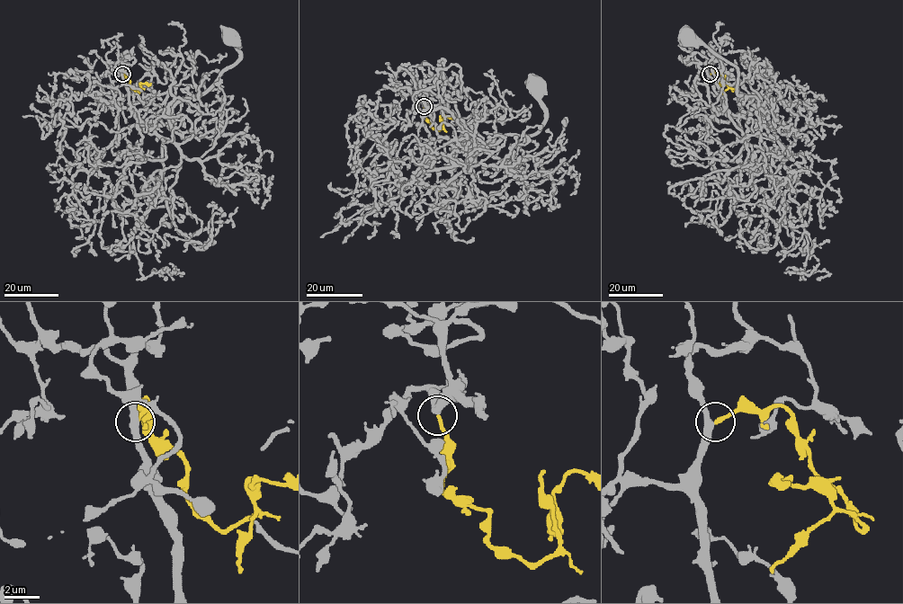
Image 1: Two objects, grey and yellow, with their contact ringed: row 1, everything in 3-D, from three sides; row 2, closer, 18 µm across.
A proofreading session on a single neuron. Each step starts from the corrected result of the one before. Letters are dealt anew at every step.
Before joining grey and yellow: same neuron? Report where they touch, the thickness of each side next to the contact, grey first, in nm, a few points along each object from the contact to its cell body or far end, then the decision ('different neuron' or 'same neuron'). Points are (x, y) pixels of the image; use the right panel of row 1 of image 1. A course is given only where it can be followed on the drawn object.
(710, 74) | 360/200 nm | grey via (710, 75), (710, 102), (735, 118), (742, 133), (765, 124), (761, 112), (737, 93), (737, 68), (687, 38) | yellow via (710, 75), (720, 72), (732, 91), (723, 85) | same neuron

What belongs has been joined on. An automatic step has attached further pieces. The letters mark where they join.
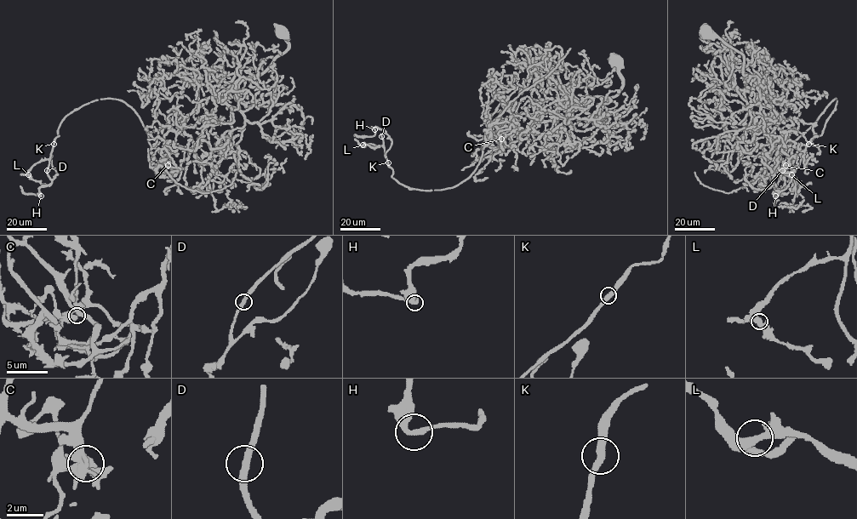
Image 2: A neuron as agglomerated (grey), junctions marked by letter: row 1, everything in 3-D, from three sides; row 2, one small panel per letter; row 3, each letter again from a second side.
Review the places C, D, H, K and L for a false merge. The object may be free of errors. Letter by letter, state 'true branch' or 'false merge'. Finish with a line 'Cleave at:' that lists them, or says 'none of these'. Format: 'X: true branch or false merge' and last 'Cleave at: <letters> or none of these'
C: false merge
D: true branch
H: true branch
K: true branch
L: true branch
Cleave at: C

